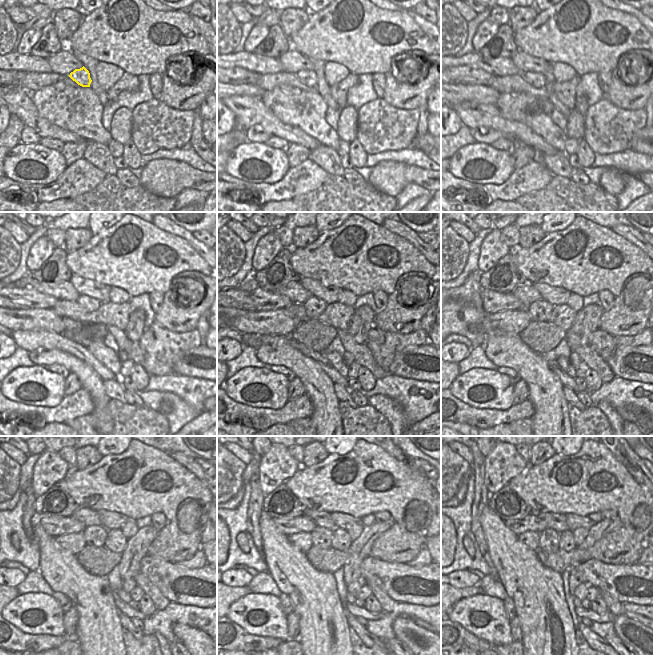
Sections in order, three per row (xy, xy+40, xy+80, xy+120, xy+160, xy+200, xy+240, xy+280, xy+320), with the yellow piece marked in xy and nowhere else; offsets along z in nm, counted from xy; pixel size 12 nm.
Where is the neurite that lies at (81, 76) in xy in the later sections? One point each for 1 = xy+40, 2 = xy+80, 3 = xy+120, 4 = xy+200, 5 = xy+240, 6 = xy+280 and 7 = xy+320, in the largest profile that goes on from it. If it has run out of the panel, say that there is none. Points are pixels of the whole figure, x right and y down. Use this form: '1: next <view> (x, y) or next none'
1: next xy+40 (309, 78)
2: next xy+80 (535, 79)
3: next xy+120 (90, 304)
4: next xy+200 (540, 310)
5: next xy+240 (95, 535)
6: next xy+280 (321, 537)
7: next xy+320 (548, 542)

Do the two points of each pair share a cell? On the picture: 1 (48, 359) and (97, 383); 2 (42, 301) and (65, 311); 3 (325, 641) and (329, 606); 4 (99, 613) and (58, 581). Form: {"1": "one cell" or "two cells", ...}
{"1": "one cell", "2": "two cells", "3": "one cell", "4": "one cell"}

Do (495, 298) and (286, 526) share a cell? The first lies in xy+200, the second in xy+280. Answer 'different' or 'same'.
same

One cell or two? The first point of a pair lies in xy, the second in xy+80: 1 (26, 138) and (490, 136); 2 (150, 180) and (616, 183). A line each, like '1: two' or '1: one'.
1: one
2: one

